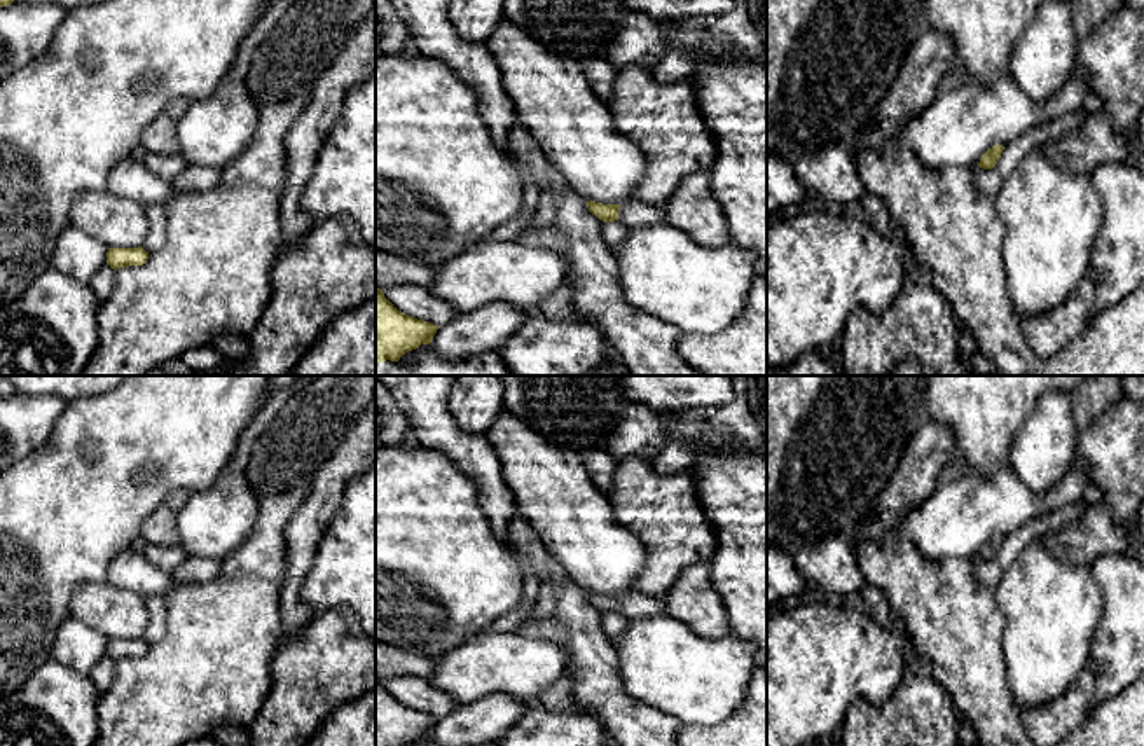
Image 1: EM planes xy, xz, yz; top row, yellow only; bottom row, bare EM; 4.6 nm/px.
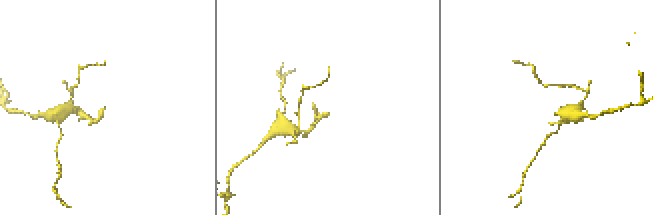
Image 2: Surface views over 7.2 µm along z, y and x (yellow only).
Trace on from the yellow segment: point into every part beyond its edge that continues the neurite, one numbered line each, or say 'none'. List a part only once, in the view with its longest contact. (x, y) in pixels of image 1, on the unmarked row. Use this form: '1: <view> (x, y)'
1: xz (634, 605)

